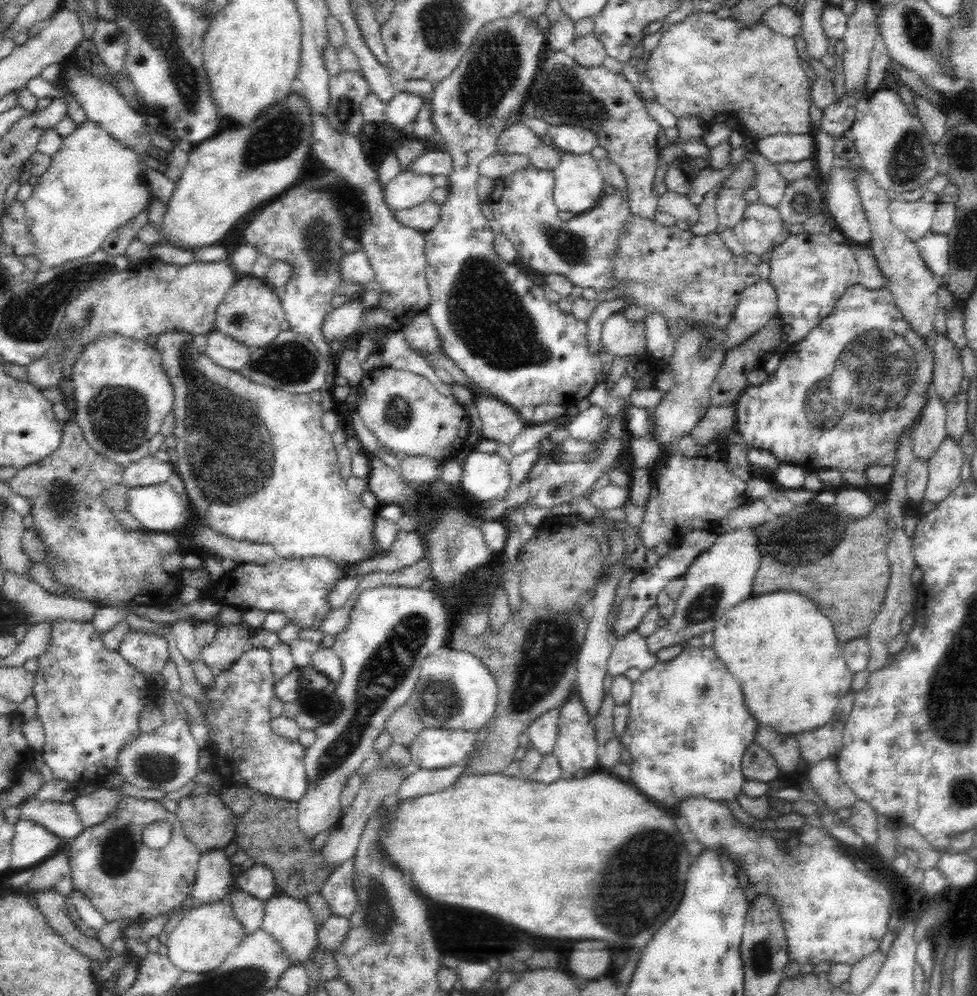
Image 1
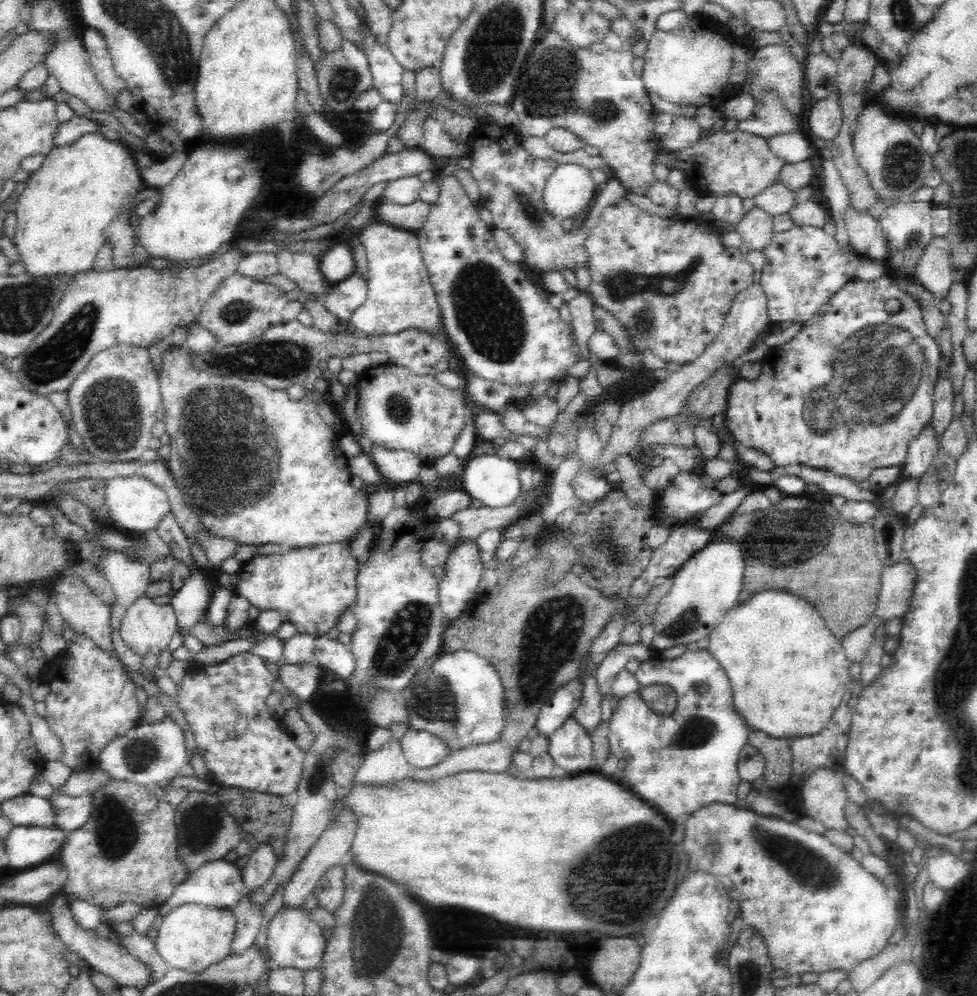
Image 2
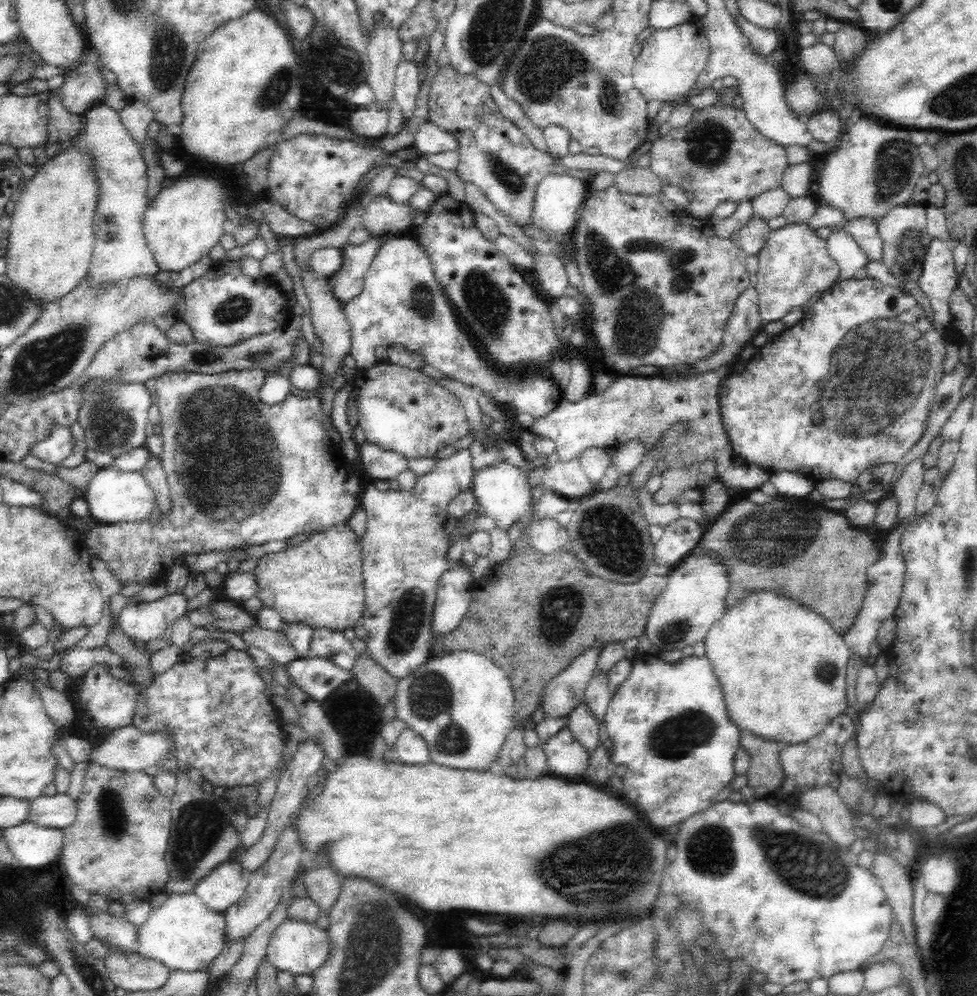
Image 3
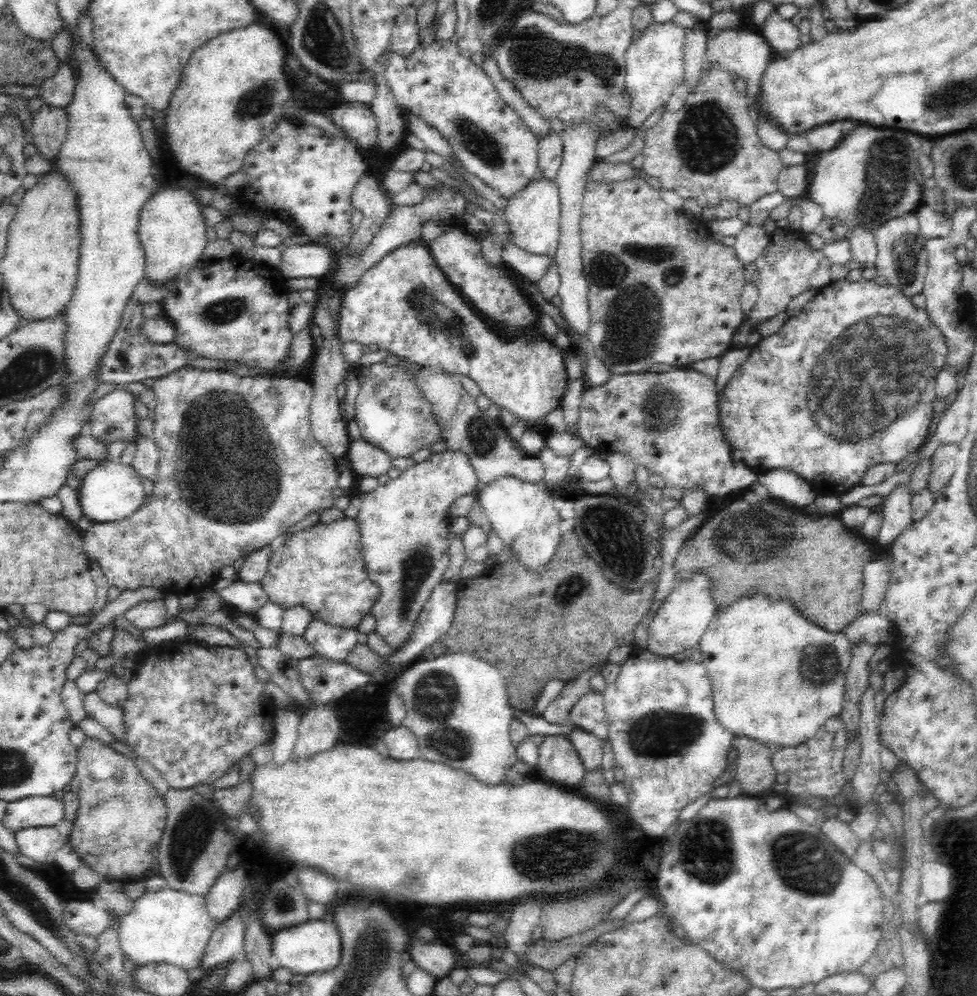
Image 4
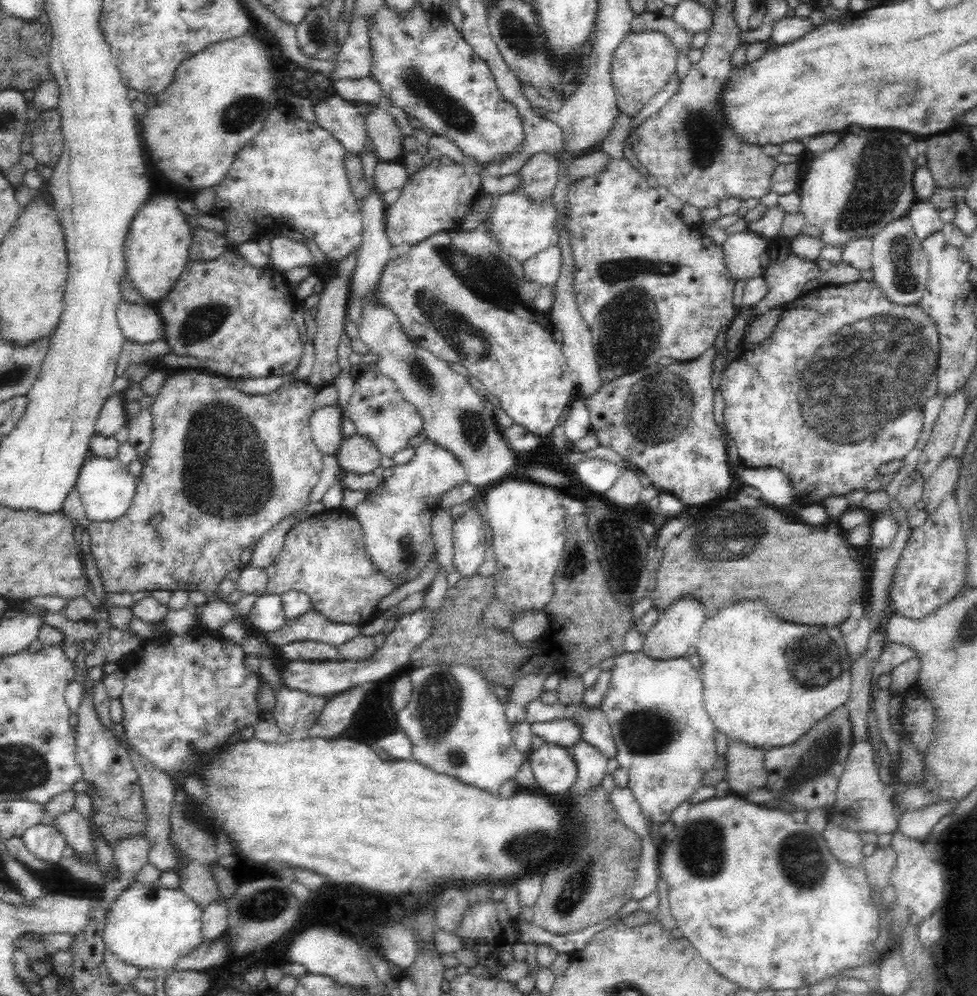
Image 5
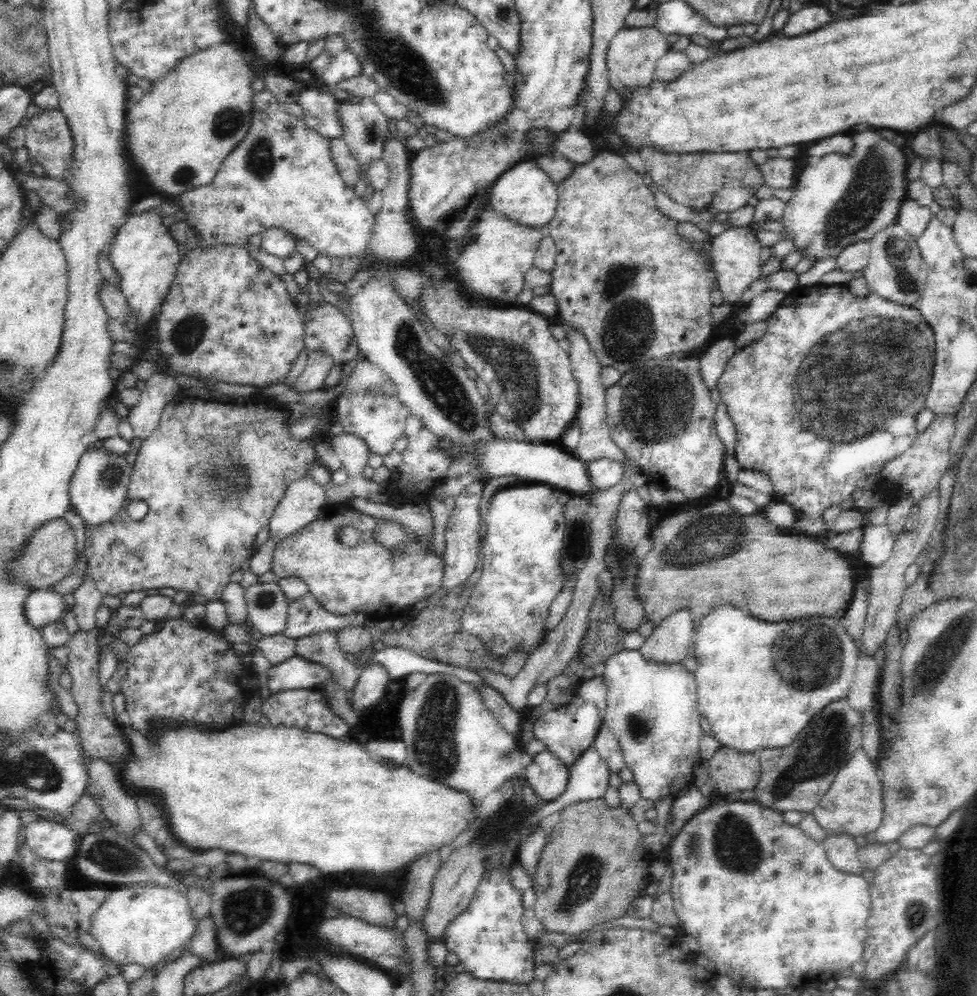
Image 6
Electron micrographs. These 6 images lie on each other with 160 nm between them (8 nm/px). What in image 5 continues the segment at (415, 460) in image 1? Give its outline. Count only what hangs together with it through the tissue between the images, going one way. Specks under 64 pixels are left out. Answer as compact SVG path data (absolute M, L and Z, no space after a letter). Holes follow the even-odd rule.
M360 434L344 437L335 456L341 470L346 472L370 474L380 466L378 447Z

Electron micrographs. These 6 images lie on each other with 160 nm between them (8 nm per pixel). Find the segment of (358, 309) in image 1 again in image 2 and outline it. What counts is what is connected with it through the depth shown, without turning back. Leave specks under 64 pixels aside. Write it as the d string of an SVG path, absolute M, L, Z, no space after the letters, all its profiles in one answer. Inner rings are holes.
M354 270L349 278L331 283L330 292L323 306L340 323L348 323L354 310L357 310L367 298L367 282Z

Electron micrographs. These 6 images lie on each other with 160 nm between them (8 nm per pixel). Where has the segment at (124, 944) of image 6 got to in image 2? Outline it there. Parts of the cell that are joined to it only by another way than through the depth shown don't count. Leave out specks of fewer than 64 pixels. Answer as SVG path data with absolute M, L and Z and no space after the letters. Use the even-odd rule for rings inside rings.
M195 903L178 906L166 914L158 930L153 931L154 947L170 969L182 969L190 973L202 972L230 954L236 923L231 909Z

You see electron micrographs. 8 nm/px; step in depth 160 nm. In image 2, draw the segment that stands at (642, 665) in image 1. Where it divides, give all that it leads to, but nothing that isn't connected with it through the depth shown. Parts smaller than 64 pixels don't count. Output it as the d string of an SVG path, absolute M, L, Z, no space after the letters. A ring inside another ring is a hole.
M622 643L615 646L608 654L599 662L595 671L596 685L600 689L602 698L611 691L613 680L621 670L626 668L626 664L632 659L638 660L640 663L656 656L656 652L652 646L645 646L642 643L624 645Z

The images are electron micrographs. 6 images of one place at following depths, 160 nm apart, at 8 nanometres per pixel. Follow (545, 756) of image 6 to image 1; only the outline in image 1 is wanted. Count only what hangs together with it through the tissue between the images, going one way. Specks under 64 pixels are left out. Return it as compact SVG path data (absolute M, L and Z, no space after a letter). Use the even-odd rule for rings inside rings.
M577 690L559 707L557 738L554 742L553 753L560 763L561 778L564 779L573 778L579 770L591 772L599 764L597 760L599 748L596 740L596 728L588 717Z

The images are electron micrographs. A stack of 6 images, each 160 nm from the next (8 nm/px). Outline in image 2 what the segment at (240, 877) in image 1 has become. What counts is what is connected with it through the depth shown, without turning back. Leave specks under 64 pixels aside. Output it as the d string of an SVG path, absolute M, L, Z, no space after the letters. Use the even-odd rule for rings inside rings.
M260 843L250 853L247 863L241 868L246 892L258 890L270 880L277 862L273 850L270 843Z

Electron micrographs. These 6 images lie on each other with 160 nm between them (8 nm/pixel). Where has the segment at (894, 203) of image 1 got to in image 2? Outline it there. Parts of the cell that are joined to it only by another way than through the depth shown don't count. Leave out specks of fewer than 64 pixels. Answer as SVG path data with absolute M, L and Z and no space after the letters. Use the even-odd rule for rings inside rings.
M910 199L898 200L895 204L887 206L878 218L887 243L890 243L889 255L885 264L889 264L893 270L899 270L899 272L904 269L915 270L917 260L934 238L931 217L934 205L931 202L918 202Z

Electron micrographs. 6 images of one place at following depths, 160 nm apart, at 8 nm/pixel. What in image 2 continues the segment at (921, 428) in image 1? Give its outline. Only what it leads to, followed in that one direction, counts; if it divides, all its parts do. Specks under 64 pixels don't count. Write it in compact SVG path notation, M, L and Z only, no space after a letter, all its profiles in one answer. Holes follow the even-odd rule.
M929 423L907 448L907 455L902 464L901 478L918 479L928 470L934 455L940 448L934 427Z

